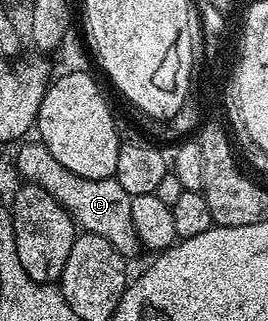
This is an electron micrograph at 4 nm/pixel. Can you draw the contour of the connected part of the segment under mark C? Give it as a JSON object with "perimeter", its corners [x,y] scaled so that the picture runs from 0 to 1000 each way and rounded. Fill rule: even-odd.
{"perimeter":[[[93,439],[60,461],[63,533],[97,570],[138,570],[272,682],[276,698],[306,723],[340,732],[377,732],[437,785],[470,801],[530,791],[534,773],[519,738],[504,726],[504,701],[489,701],[489,611],[459,589],[459,576],[437,570],[433,555],[414,558],[313,558],[220,514],[205,489],[168,461],[149,439],[108,445]],[[78,458],[78,461],[75,461]]]}

